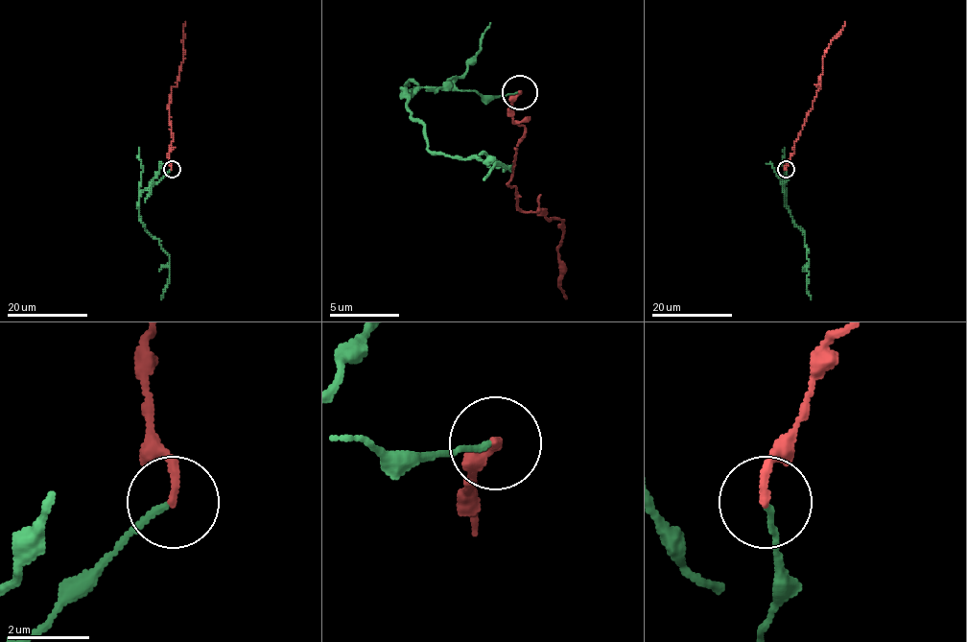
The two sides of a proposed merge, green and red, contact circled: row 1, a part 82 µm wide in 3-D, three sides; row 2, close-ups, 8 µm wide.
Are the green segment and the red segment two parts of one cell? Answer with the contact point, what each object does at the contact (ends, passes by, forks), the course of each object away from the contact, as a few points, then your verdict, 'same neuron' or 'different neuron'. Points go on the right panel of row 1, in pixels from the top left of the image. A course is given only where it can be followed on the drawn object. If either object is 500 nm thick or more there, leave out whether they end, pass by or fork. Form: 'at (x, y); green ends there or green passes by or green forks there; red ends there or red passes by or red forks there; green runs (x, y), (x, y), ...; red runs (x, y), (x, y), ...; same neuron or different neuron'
at (786, 169); green ends there; red ends there; green runs (786, 169), (786, 207), (805, 238), (806, 291), (811, 298); red runs (786, 169), (820, 85), (824, 52), (845, 22); different neuron

